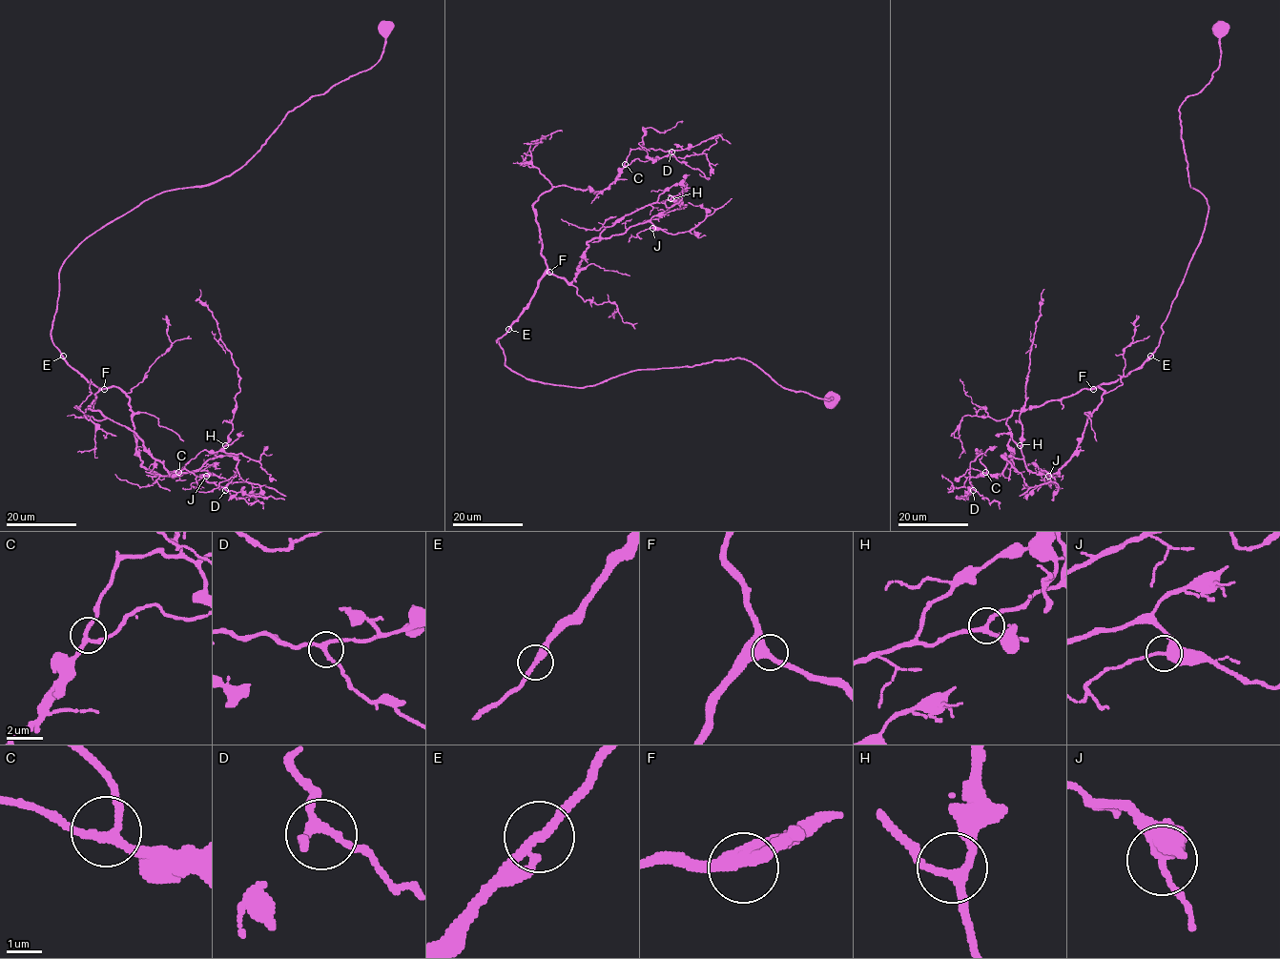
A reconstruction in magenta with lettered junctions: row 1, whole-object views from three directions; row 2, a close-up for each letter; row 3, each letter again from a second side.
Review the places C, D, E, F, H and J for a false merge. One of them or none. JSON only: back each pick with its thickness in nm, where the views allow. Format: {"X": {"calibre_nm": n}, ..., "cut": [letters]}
{"cut": []}

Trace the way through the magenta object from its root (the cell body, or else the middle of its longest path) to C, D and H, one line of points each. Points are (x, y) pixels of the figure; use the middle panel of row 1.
C: (830, 398), (737, 357), (583, 387), (505, 364), (497, 340), (547, 268), (533, 204), (605, 190), (625, 164)
D: (830, 398), (737, 357), (583, 387), (505, 364), (547, 268), (533, 204), (671, 152)
H: (830, 398), (737, 357), (583, 387), (505, 364), (497, 340), (546, 275), (575, 280), (588, 241), (670, 198)

